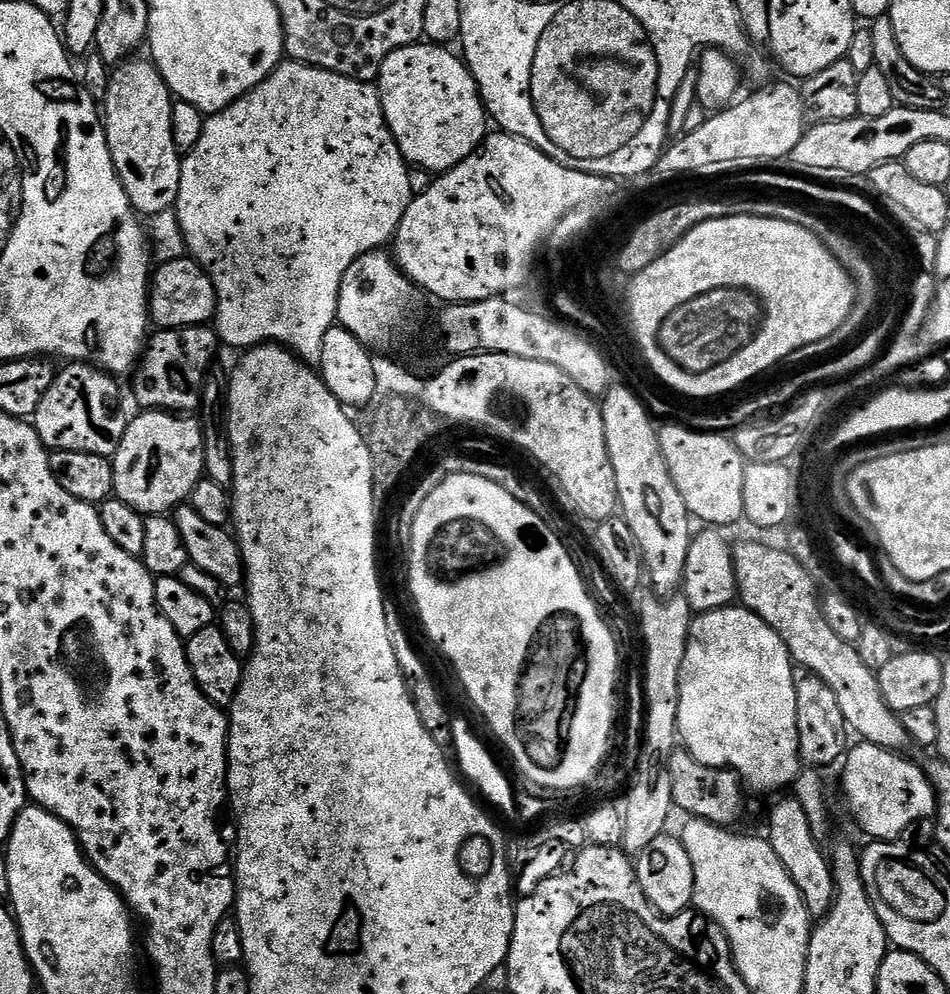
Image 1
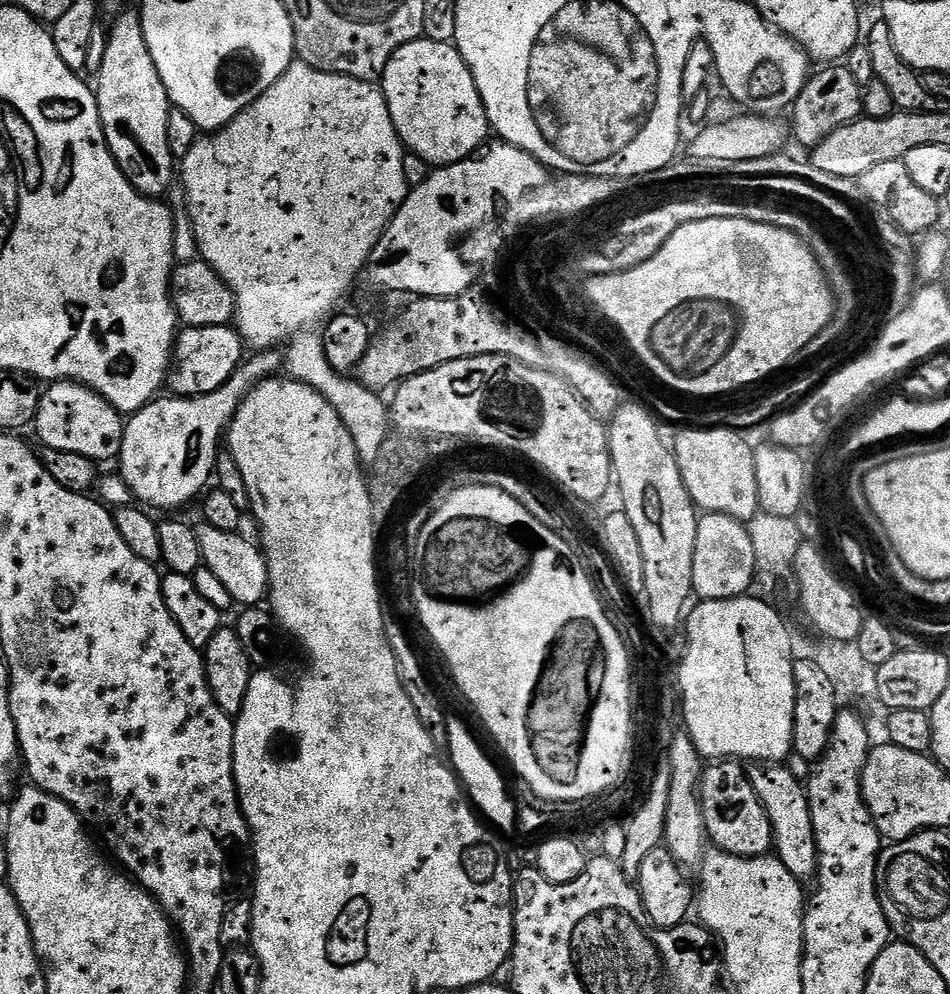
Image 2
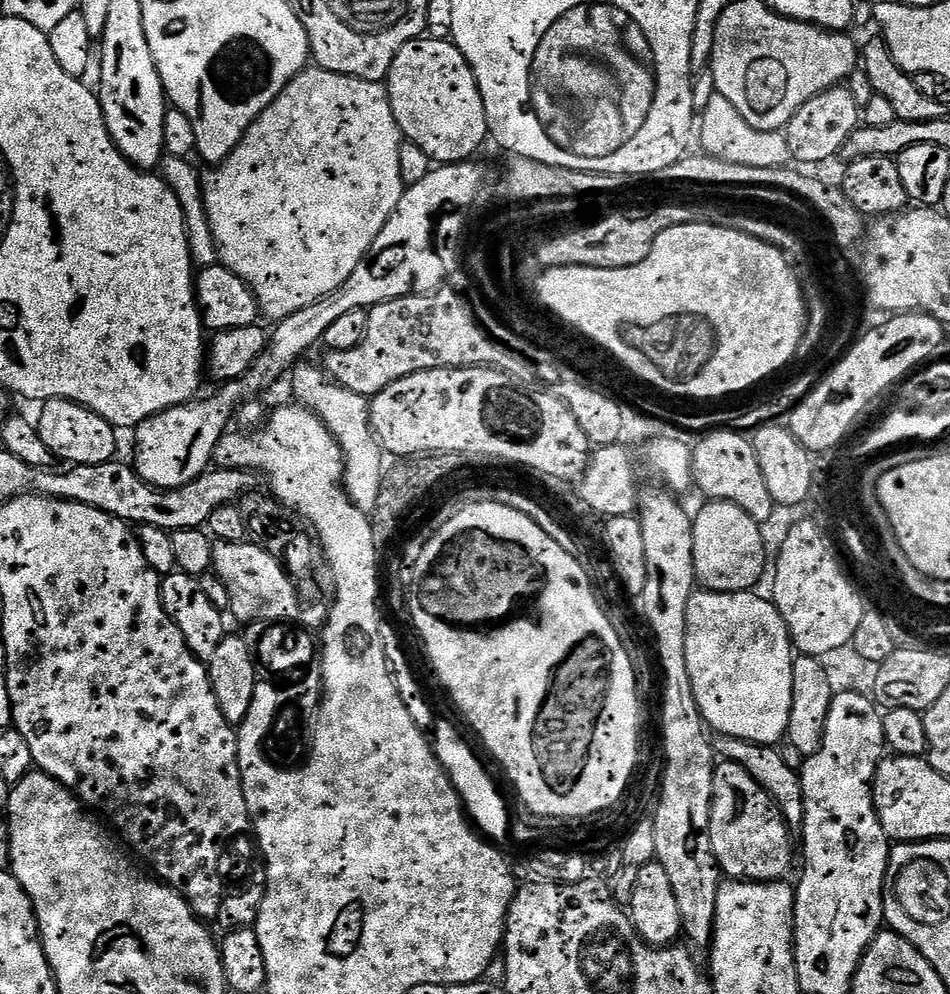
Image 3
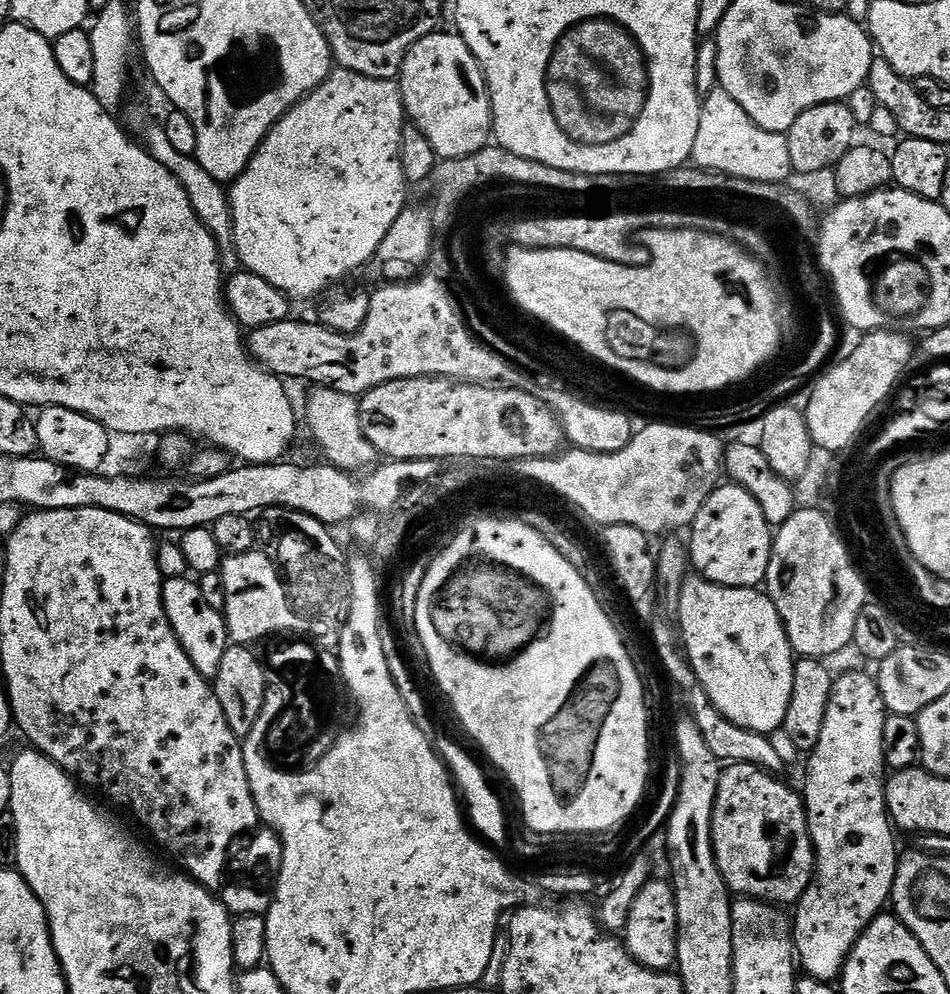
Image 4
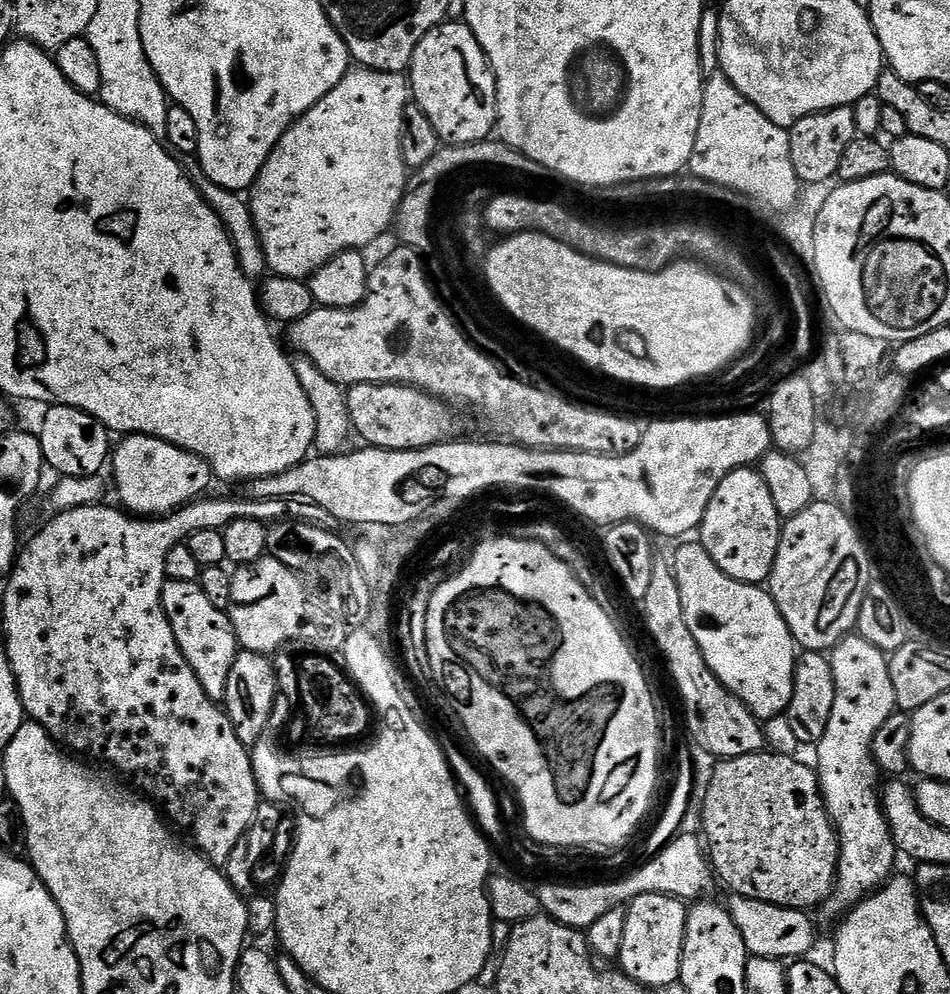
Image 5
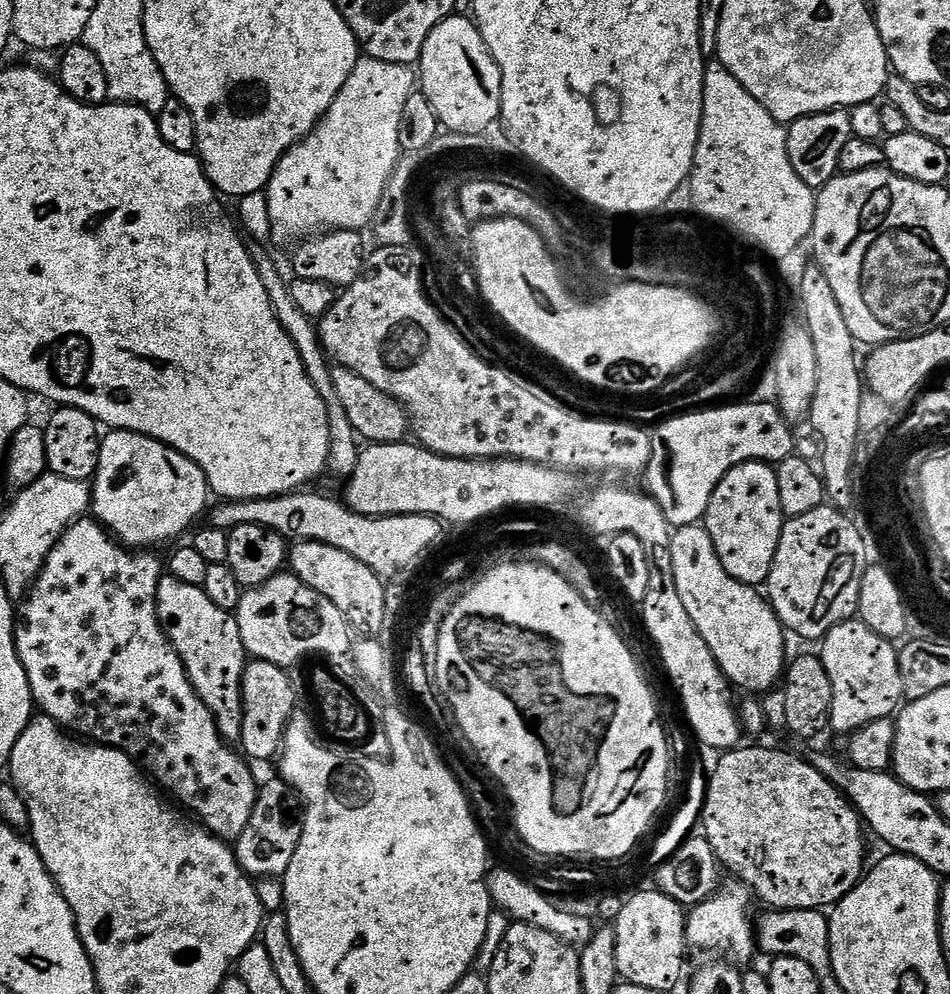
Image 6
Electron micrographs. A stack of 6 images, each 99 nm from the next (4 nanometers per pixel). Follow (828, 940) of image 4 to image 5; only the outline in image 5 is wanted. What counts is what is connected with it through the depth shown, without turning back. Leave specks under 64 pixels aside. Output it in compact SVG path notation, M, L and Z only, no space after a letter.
M849 634L831 649L832 673L836 697L834 710L830 710L830 722L826 722L826 734L822 734L820 743L815 745L816 764L814 771L820 781L820 794L836 837L840 839L840 861L836 867L836 886L822 905L822 911L828 916L840 918L856 907L865 896L871 896L893 875L898 853L896 843L892 841L892 831L888 829L888 819L882 807L882 773L872 757L872 739L878 732L878 726L886 722L897 711L894 698L894 682L890 682L888 656L882 650L870 646L859 634Z

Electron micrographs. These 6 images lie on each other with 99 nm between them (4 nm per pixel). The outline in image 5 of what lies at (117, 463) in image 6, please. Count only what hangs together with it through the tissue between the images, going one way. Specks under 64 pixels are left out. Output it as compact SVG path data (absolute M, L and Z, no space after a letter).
M128 434L120 445L115 445L110 456L110 472L116 475L119 503L129 513L140 518L163 518L178 508L203 497L214 481L211 466L201 456L195 456L177 444L167 444L157 436Z

